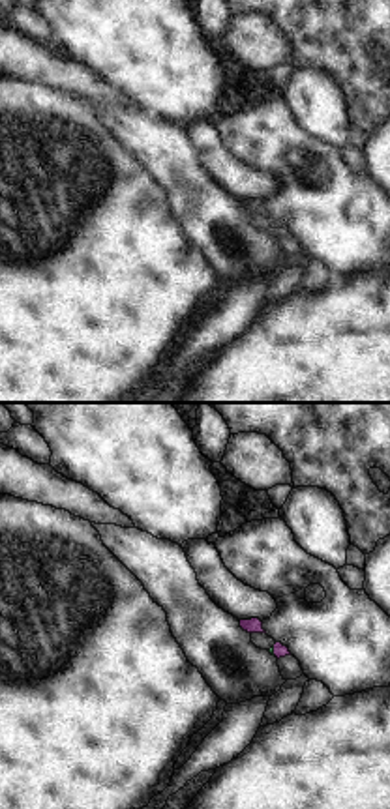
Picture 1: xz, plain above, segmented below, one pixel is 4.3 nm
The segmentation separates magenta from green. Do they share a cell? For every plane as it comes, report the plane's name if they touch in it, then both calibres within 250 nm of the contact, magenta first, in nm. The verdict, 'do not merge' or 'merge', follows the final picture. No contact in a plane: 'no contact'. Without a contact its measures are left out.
contact in xz; calibres 60 and 20 nm

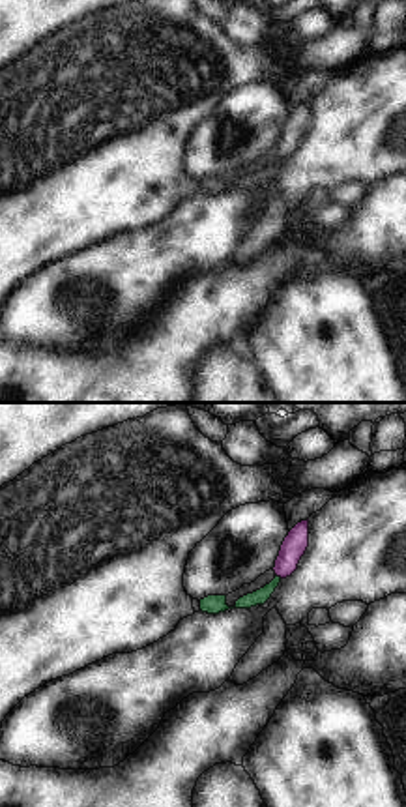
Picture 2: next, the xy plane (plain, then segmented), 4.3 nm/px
contact in xy; calibres 110 and 70 nm

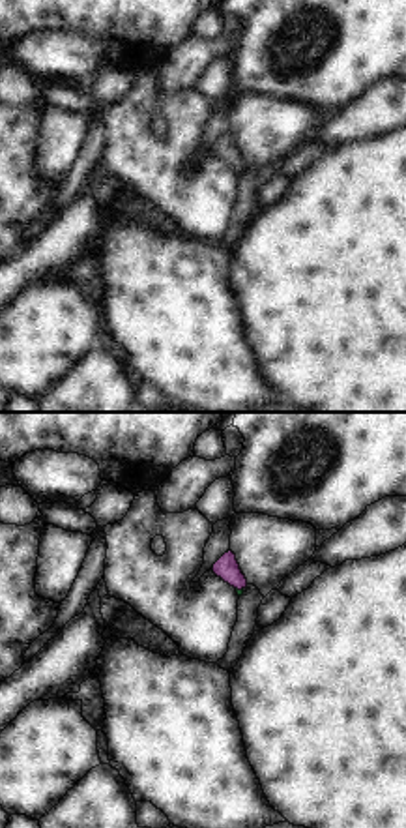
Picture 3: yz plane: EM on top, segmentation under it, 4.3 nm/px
contact in yz; calibres 100 and 20 nm

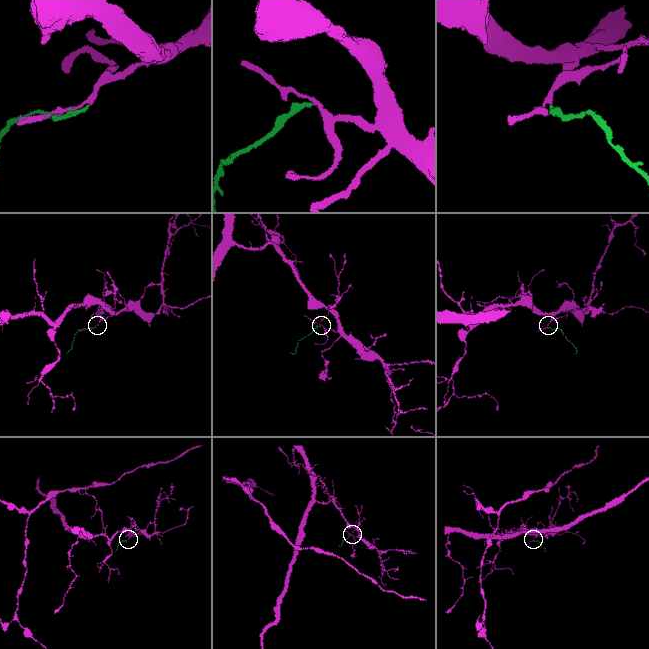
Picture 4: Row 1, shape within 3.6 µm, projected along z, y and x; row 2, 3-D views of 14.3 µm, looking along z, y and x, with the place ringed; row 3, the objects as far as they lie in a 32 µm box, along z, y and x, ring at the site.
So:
merge

